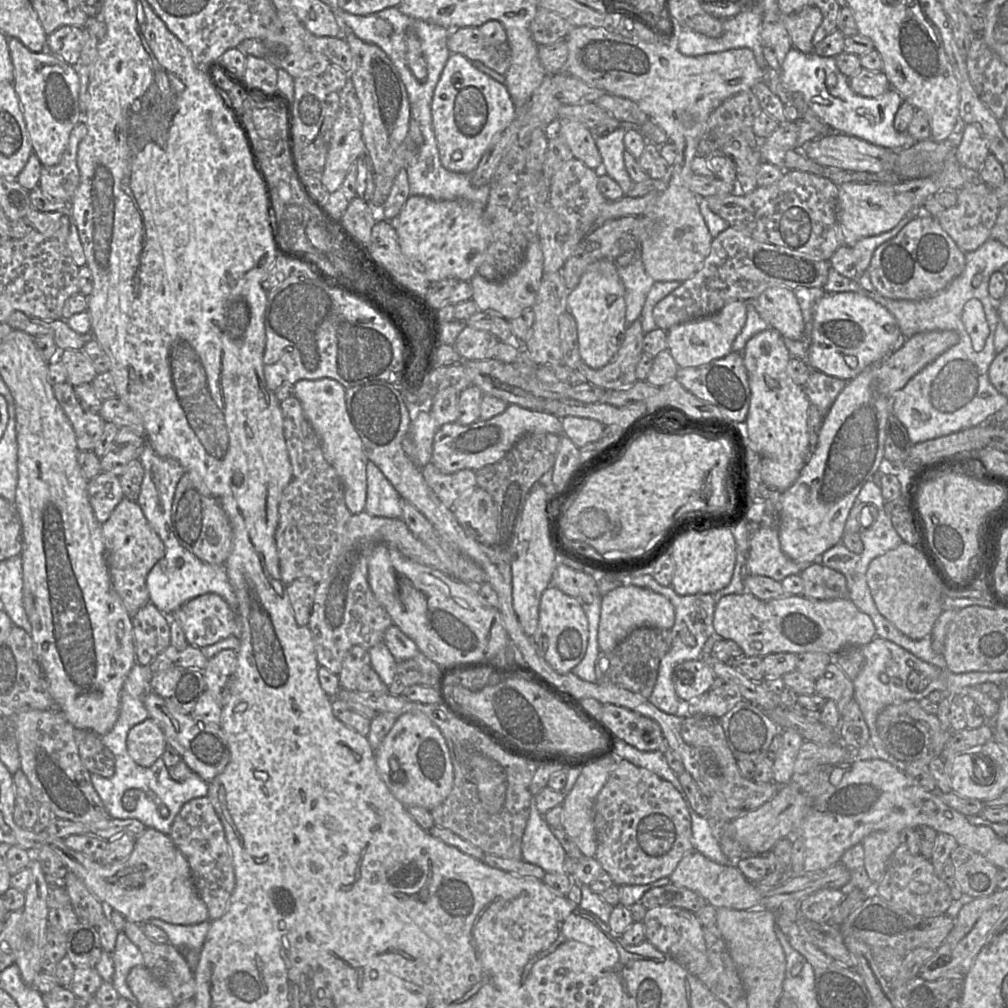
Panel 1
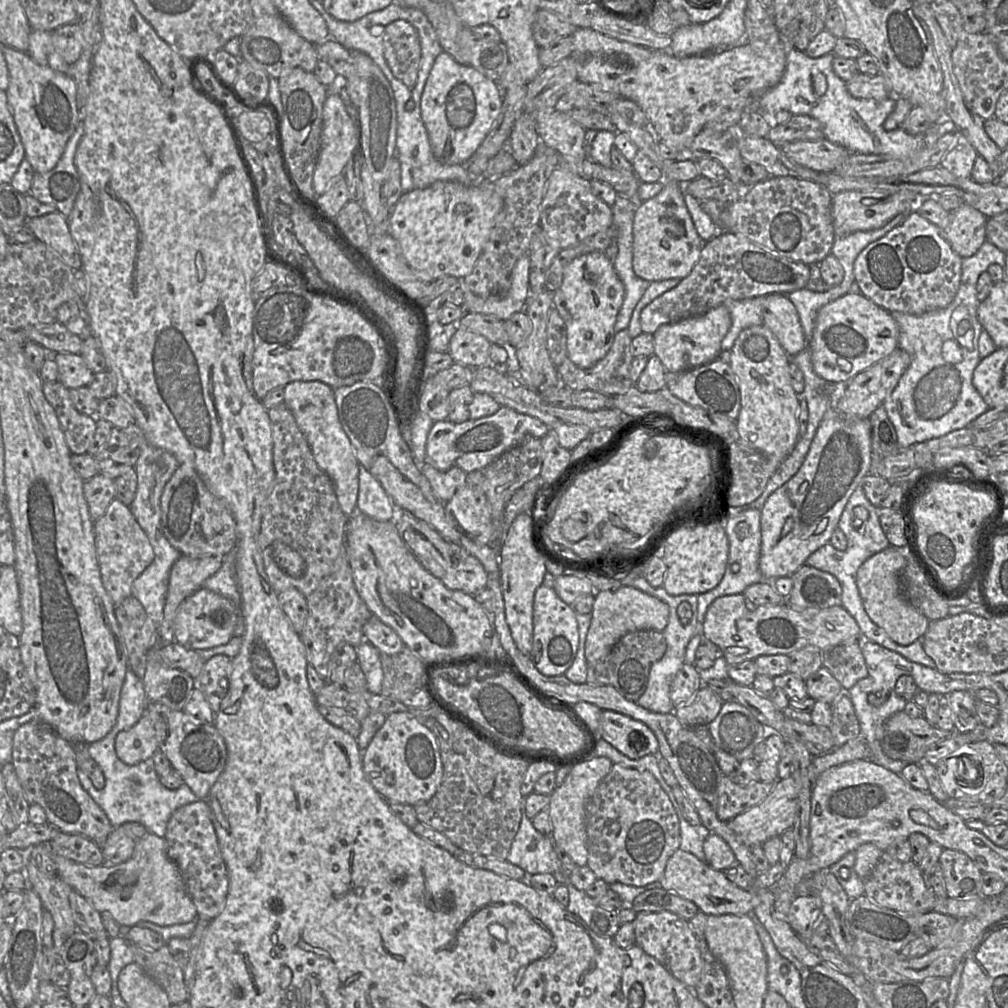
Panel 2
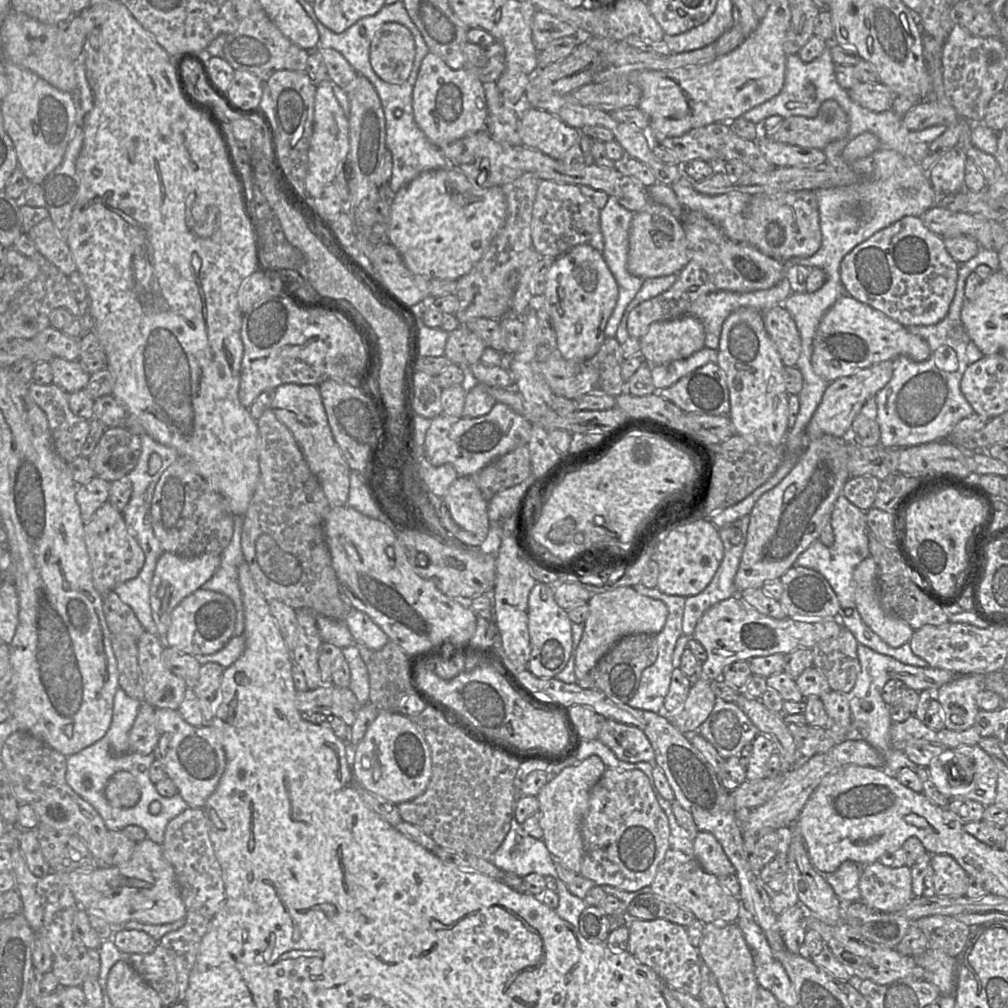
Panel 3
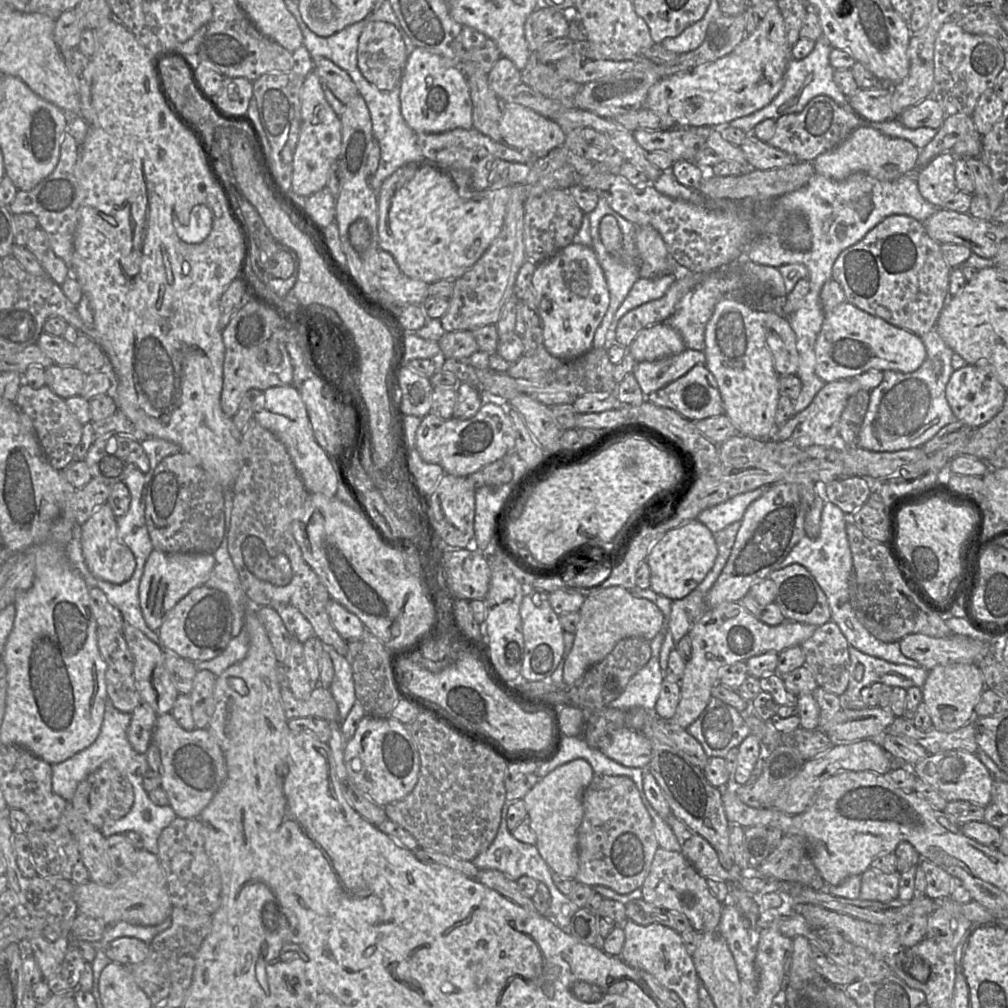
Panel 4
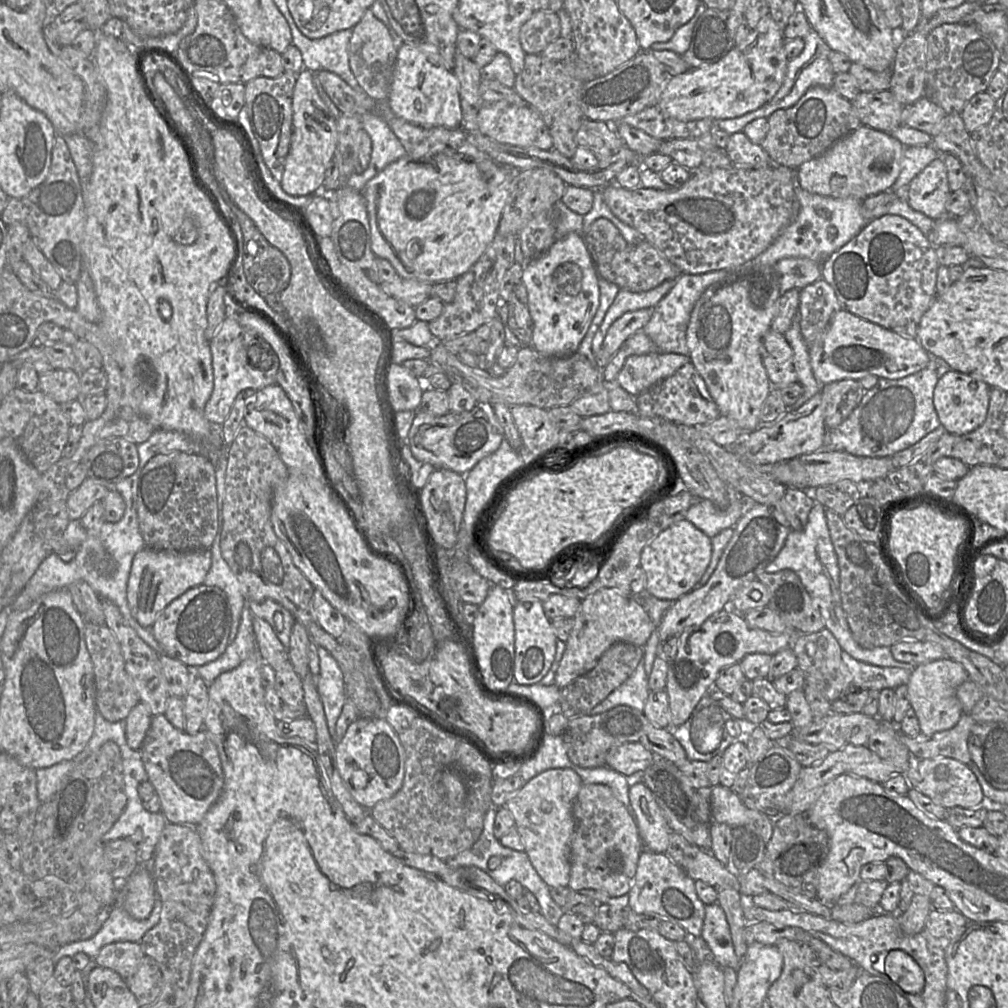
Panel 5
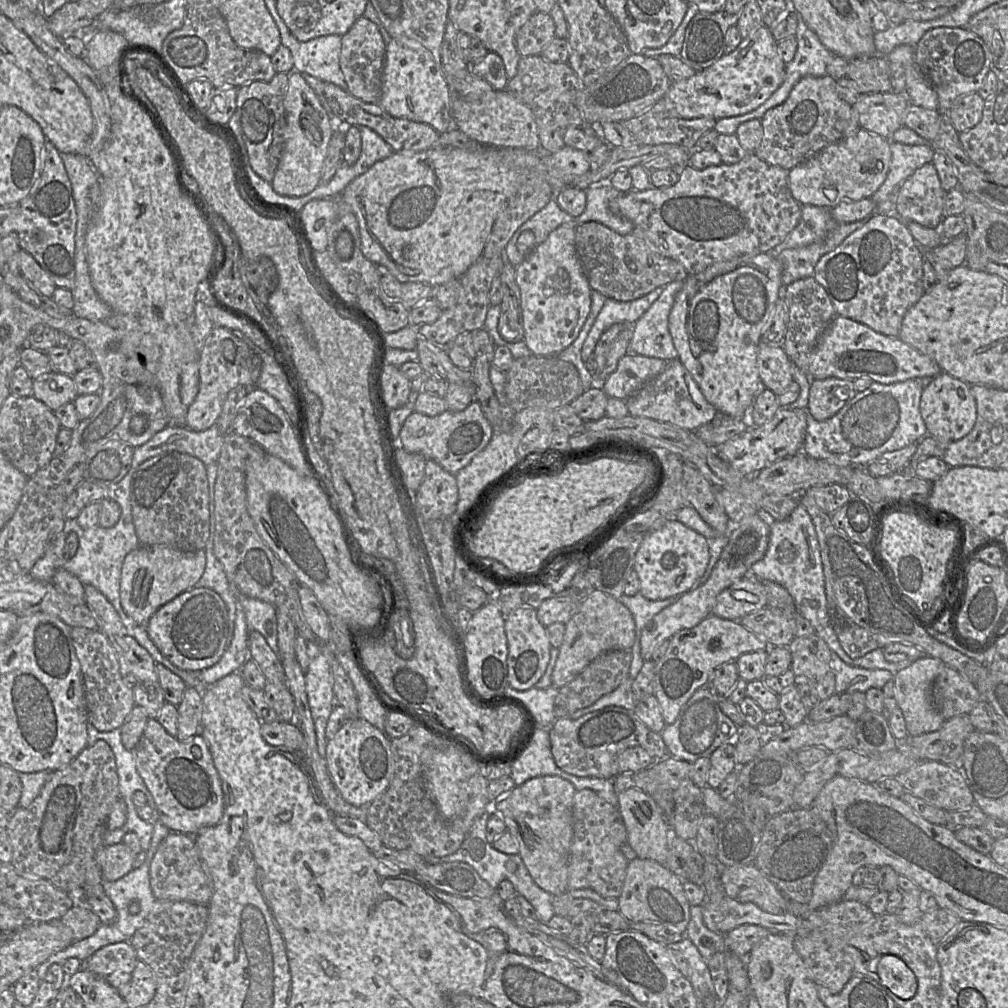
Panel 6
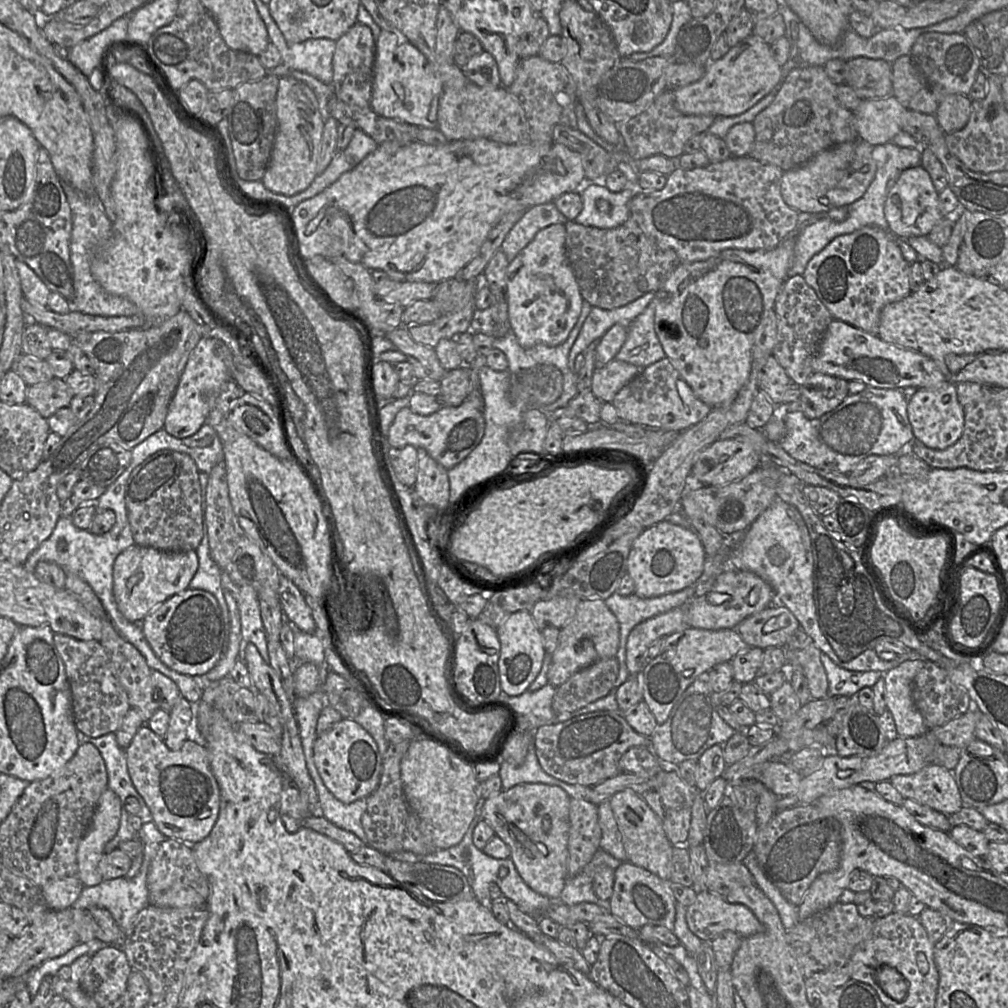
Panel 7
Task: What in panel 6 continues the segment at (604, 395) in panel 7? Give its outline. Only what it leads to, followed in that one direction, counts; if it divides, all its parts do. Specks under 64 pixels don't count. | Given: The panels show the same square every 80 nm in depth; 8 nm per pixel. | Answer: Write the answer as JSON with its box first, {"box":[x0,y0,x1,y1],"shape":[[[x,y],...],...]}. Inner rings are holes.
{"box":[601,354,668,400],"shape":[[[626,354],[618,363],[616,370],[603,381],[601,388],[607,397],[619,398],[626,400],[628,397],[636,393],[646,382],[656,377],[666,368],[668,361],[646,357],[635,354]]]}

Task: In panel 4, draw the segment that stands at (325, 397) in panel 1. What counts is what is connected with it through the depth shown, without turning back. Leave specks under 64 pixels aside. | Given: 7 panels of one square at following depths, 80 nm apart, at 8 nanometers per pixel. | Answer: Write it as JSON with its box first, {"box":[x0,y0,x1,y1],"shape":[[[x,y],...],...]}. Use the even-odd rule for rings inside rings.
{"box":[253,386,346,497],"shape":[[[274,386],[264,390],[262,405],[254,413],[253,419],[285,446],[308,492],[327,497],[336,495],[340,479],[344,482],[346,468],[339,462],[341,458],[330,456],[317,444],[306,406],[296,387]]]}

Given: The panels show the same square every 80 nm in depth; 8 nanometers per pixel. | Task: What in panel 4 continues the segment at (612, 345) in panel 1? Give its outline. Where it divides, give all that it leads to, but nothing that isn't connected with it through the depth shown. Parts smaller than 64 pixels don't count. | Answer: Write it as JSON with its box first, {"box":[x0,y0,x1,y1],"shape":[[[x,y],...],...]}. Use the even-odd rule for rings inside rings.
{"box":[532,243,610,359],"shape":[[[571,243],[549,260],[538,263],[532,277],[538,314],[543,323],[543,344],[554,357],[575,359],[593,348],[593,338],[610,303],[610,293],[603,269],[591,247]]]}

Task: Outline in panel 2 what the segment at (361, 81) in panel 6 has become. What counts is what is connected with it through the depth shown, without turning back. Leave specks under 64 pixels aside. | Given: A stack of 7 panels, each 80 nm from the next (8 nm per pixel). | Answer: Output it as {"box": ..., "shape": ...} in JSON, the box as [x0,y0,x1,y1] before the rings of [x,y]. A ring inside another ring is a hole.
{"box":[384,20,421,88],"shape":[[[396,20],[385,27],[384,59],[394,78],[413,88],[421,62],[421,46],[417,31],[408,22]]]}

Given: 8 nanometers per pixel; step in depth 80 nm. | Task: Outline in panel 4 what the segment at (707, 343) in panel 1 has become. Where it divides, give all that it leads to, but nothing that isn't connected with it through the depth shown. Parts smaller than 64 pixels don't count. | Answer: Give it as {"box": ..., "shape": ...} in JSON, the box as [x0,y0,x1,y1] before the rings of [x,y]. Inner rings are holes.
{"box":[628,322,686,362],"shape":[[[662,322],[642,330],[628,347],[628,353],[637,362],[650,362],[686,349],[682,336],[667,322]]]}

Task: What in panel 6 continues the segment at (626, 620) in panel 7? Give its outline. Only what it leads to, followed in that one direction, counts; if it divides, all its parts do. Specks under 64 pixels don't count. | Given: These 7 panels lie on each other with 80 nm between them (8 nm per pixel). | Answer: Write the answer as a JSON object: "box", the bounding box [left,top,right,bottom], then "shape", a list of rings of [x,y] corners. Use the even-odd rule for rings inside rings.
{"box":[618,593,678,637],"shape":[[[637,593],[634,596],[622,595],[618,599],[624,606],[626,606],[633,618],[637,629],[637,637],[639,633],[647,626],[652,618],[663,609],[673,604],[678,597],[670,597],[664,600],[649,600]]]}

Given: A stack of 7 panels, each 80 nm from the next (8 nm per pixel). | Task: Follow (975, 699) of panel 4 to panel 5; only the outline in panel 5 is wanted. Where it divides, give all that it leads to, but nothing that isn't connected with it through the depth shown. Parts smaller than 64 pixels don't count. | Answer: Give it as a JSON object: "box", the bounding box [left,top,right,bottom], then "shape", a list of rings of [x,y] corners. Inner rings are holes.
{"box":[906,658,968,734],"shape":[[[948,658],[935,660],[916,666],[906,684],[908,700],[915,713],[920,733],[933,734],[953,728],[963,715],[956,696],[957,688],[968,679],[968,674],[961,664]]]}

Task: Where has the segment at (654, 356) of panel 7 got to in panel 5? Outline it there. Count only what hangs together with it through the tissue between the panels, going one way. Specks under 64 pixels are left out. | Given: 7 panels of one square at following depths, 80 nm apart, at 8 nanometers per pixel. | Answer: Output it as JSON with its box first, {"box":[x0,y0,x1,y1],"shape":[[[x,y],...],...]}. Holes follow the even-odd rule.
{"box":[643,262,754,355],"shape":[[[746,262],[738,267],[730,267],[702,274],[682,273],[675,281],[673,288],[653,307],[649,322],[643,327],[643,332],[654,342],[658,353],[676,353],[688,355],[686,332],[691,313],[701,296],[711,286],[718,286],[736,278],[754,272],[752,262]]]}

